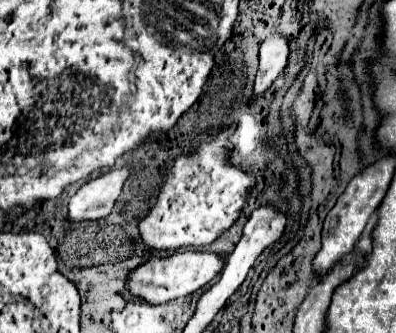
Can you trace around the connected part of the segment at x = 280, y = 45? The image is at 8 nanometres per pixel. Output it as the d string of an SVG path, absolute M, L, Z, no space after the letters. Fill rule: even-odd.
M272 33L268 39L262 41L260 67L258 67L258 75L254 81L256 95L264 93L276 81L276 77L284 71L284 67L288 63L288 53L290 53L288 43L290 43L290 37L278 35L278 33Z

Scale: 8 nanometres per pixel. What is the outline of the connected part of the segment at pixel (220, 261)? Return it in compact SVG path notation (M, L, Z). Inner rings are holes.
M184 251L184 253L174 253L172 257L166 259L152 259L144 265L140 265L136 271L132 271L126 277L126 287L132 295L142 297L144 301L154 301L154 303L166 303L178 297L192 295L194 291L202 289L208 285L226 265L226 255L210 253L210 251Z

